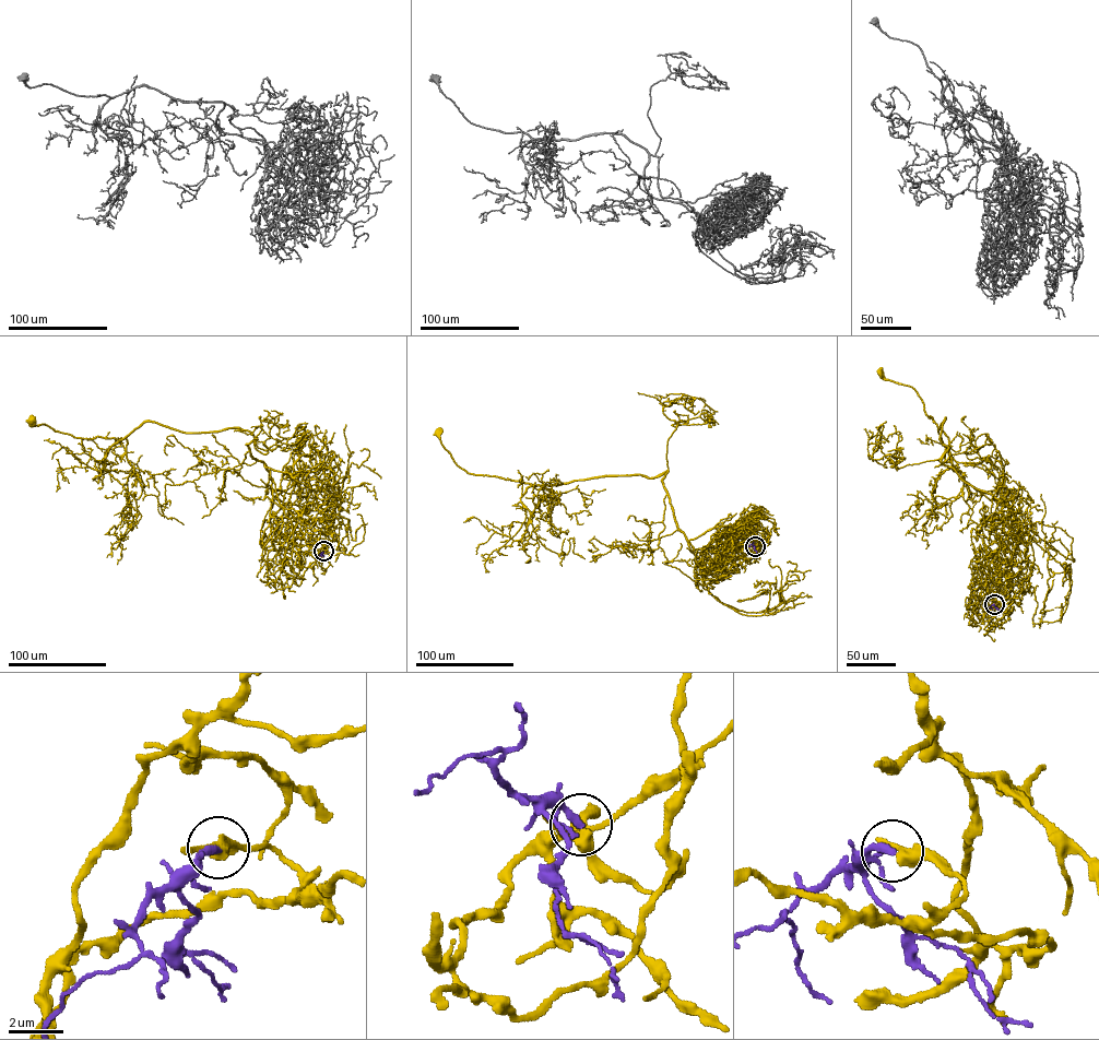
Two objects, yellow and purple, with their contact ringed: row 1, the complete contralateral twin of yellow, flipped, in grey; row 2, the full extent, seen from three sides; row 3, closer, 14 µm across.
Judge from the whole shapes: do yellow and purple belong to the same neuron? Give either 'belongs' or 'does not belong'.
does not belong

